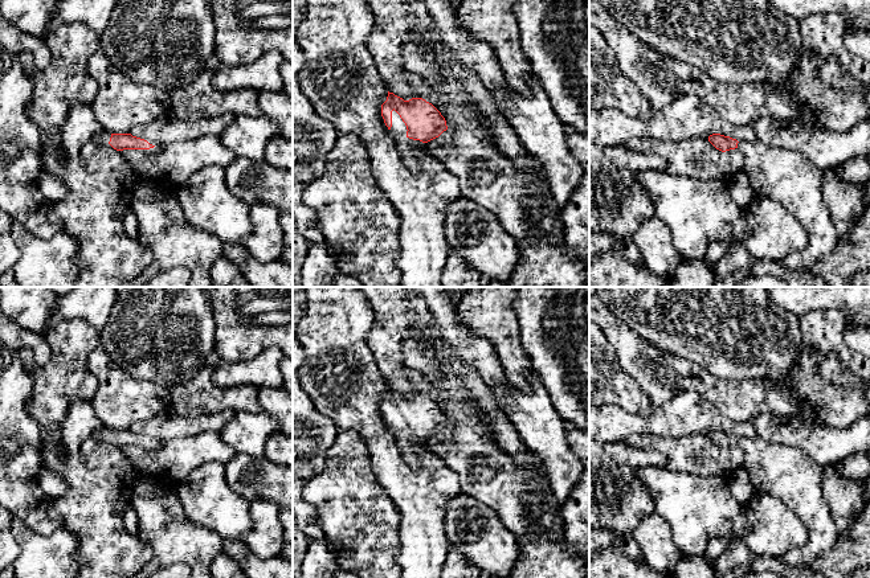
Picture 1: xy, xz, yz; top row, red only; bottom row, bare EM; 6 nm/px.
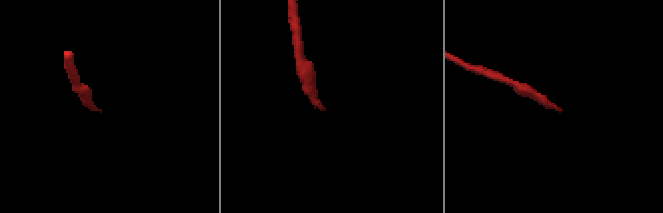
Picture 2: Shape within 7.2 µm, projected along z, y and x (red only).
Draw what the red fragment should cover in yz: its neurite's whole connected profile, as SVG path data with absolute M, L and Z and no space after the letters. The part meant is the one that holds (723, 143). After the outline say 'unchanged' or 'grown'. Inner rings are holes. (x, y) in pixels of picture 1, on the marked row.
M712 134L708 142L722 152L736 148L744 157L743 172L755 194L783 205L806 230L806 247L780 261L784 268L792 272L806 271L834 250L840 234L824 202L824 171L797 151L772 147L759 140L738 142Z | grown

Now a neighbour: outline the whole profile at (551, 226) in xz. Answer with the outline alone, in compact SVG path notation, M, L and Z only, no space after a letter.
M560 214L542 216L540 221L538 222L538 230L551 245L555 246L564 235L564 225L560 218Z

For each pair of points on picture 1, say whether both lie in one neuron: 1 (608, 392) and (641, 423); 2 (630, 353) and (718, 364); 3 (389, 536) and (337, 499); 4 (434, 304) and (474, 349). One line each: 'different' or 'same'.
1: different
2: different
3: same
4: same

